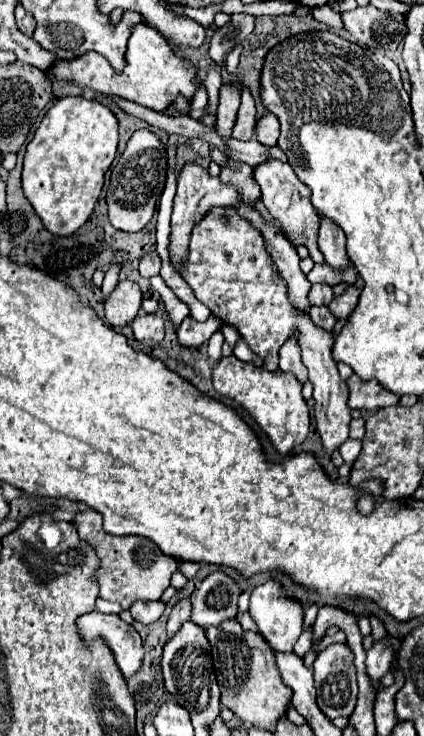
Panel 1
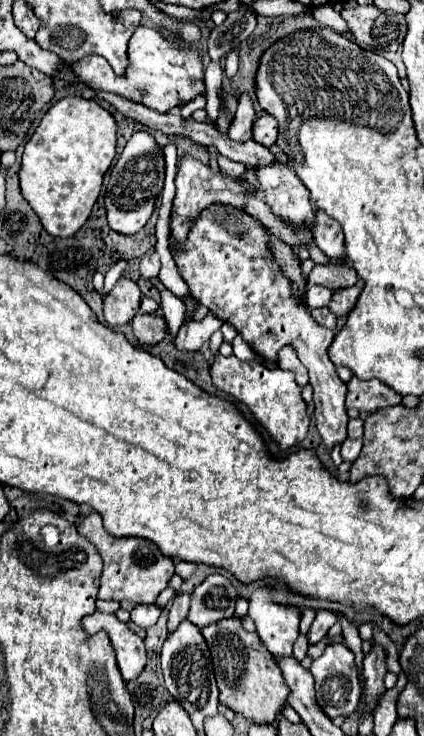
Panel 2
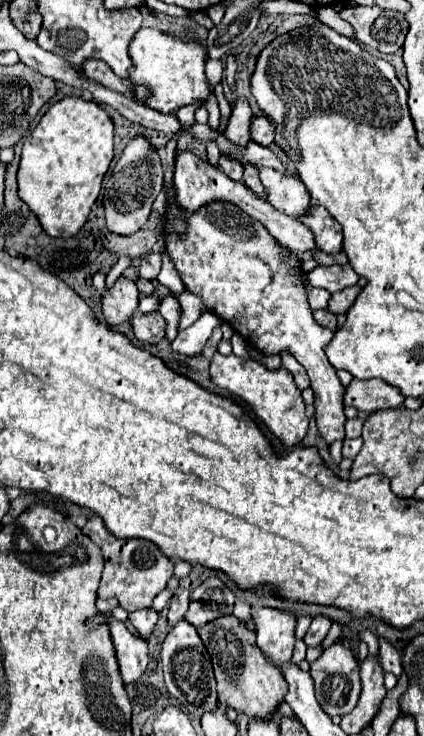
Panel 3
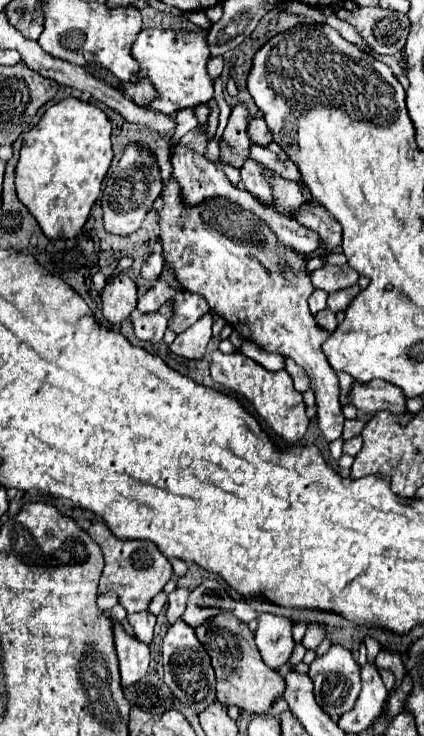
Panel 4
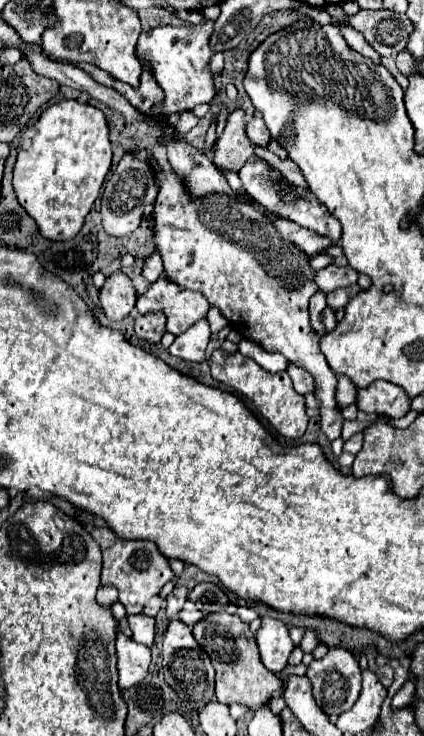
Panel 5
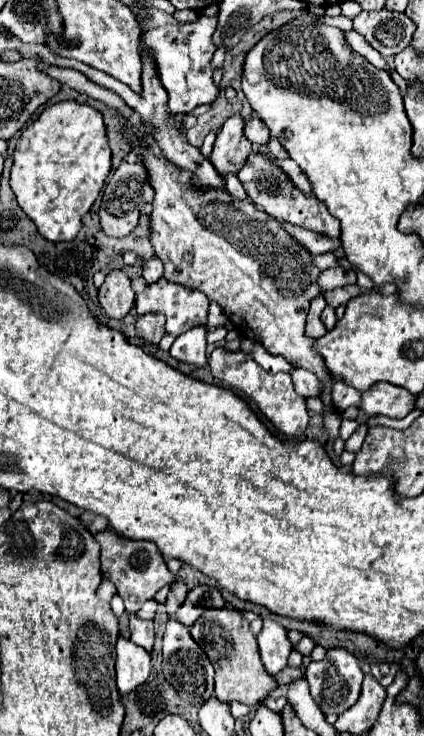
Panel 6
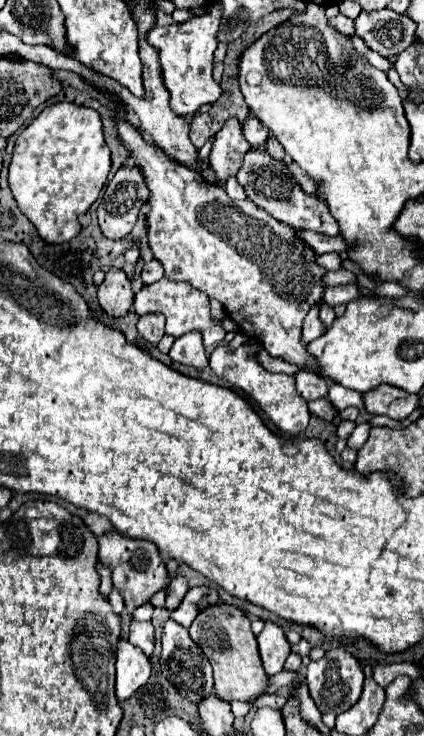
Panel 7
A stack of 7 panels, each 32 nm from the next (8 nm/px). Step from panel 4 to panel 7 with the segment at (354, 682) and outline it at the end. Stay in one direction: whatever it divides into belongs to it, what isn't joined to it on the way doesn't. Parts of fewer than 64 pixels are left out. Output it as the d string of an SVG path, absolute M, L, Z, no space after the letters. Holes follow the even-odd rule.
M336 648L336 650L328 650L322 660L308 664L306 684L318 710L322 714L332 712L338 716L358 702L362 694L362 684L364 684L364 672L362 672L360 662L350 652L346 652L344 648Z

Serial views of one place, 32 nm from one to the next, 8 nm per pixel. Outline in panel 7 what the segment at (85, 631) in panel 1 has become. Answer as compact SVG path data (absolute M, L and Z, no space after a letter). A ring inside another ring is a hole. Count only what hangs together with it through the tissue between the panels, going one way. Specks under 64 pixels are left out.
M128 640L118 642L116 658L116 696L118 702L124 702L148 682L150 660Z

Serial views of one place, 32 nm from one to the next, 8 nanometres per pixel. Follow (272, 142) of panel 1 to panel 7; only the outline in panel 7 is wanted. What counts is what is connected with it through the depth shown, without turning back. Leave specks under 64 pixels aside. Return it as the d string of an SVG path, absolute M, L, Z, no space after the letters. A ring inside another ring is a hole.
M248 116L242 122L242 134L252 146L262 146L270 132L268 128L264 128L264 124L260 124L260 120L256 120L256 116Z

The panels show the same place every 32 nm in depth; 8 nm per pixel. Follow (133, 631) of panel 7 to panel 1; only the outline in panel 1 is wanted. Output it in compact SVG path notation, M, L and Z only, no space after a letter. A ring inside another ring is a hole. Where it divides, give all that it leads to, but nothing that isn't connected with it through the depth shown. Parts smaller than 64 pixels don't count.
M154 600L154 602L134 602L132 608L130 608L130 614L132 614L132 618L136 622L148 626L148 624L156 622L162 616L164 608L166 608L166 604L160 602L160 600Z

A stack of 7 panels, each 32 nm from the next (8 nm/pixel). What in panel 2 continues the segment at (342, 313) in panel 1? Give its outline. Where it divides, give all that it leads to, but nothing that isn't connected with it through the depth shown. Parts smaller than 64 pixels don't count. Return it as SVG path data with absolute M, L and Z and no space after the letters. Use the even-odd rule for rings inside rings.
M350 286L350 288L338 290L338 292L334 292L328 308L330 308L330 312L334 316L348 316L348 312L354 308L358 296L360 296L360 288L358 286Z

